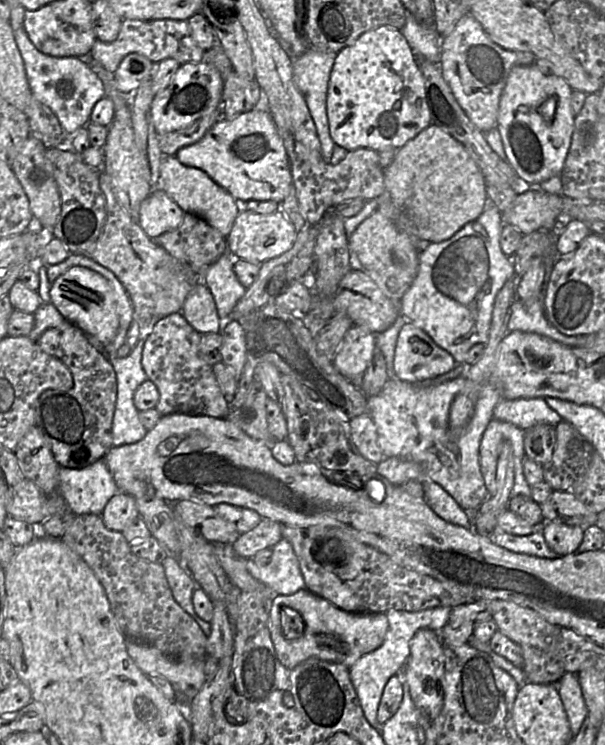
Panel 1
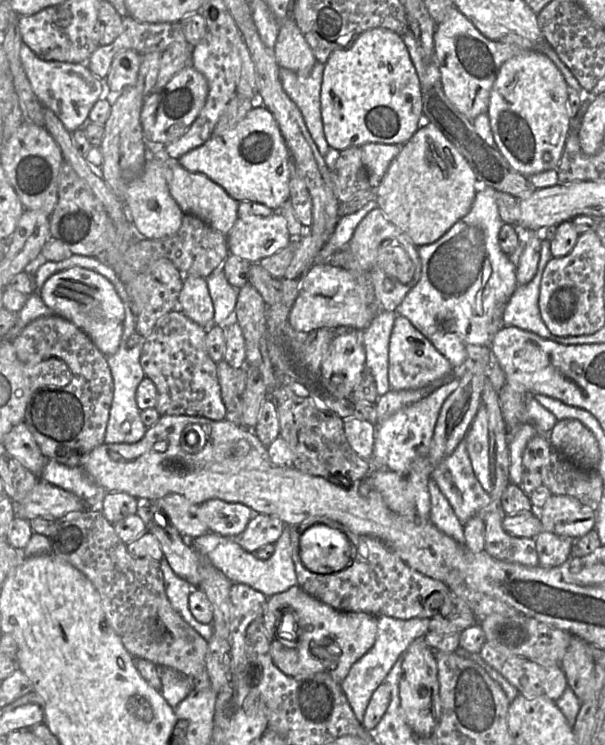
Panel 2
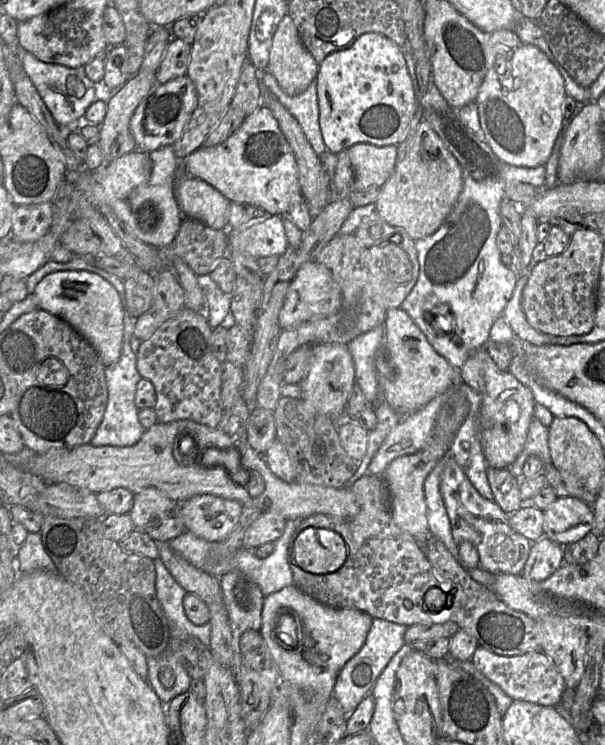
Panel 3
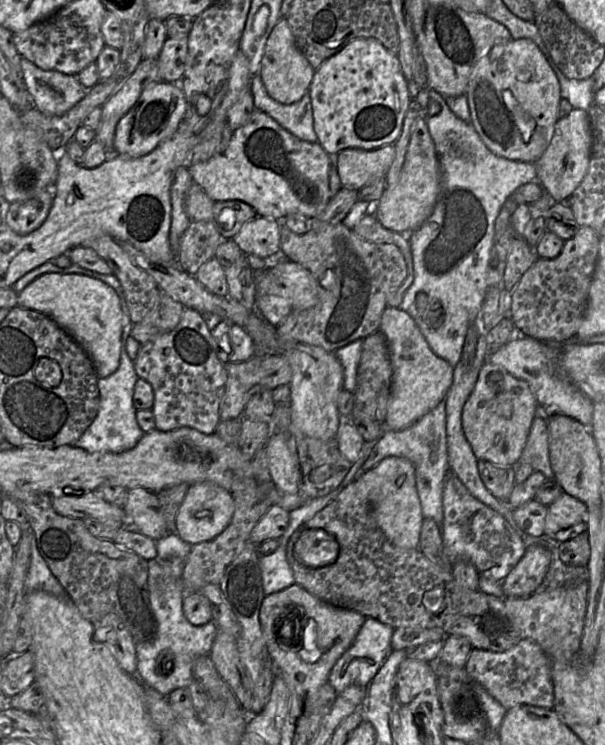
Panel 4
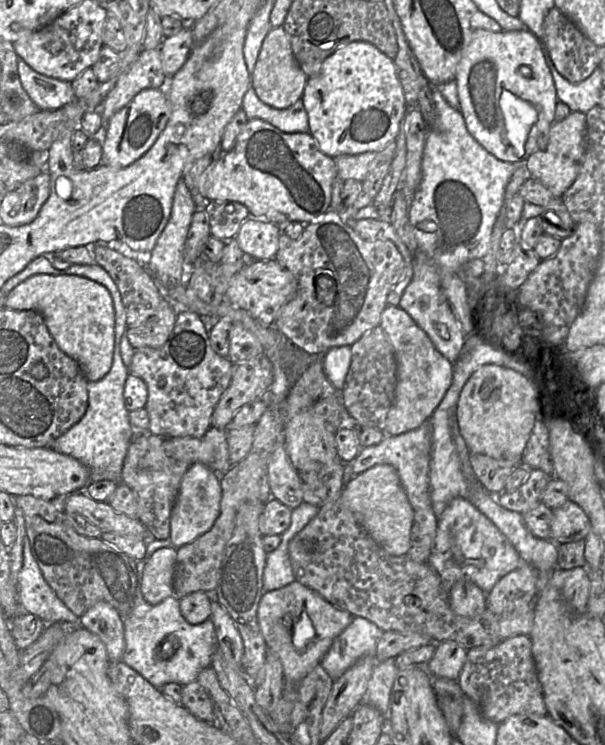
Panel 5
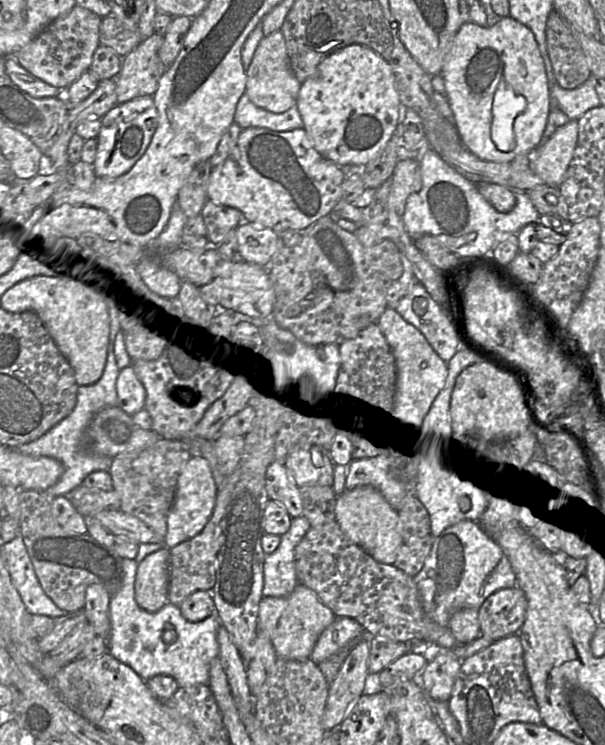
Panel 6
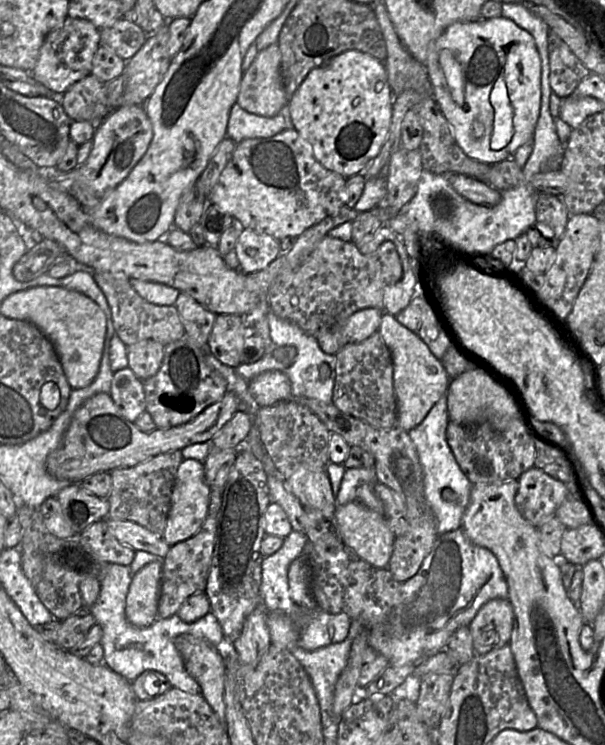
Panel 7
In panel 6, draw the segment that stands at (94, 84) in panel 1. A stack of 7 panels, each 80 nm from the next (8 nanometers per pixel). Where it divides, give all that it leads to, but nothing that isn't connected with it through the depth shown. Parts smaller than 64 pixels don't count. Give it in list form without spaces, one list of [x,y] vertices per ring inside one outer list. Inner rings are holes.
[[[6,57],[6,72],[11,80],[23,91],[35,98],[61,97],[63,91],[47,84],[43,80],[32,75],[21,66],[15,57]]]

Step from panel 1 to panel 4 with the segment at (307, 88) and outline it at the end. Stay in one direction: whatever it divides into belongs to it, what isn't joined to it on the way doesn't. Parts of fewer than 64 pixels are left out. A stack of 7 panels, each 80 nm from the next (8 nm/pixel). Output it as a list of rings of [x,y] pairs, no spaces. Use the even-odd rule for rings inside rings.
[[[258,74],[253,75],[250,90],[255,109],[268,114],[283,129],[295,137],[307,142],[317,142],[317,135],[313,128],[311,99],[308,91],[298,102],[290,105],[280,104],[267,94]]]

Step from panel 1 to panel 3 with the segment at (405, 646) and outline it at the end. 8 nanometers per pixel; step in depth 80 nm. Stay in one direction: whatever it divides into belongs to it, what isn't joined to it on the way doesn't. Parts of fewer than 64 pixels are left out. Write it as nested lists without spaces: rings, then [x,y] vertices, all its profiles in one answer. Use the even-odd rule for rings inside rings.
[[[373,618],[372,626],[364,645],[339,671],[333,688],[333,696],[340,702],[348,716],[370,694],[378,677],[392,657],[405,645],[404,635],[407,628],[405,625],[380,618]]]

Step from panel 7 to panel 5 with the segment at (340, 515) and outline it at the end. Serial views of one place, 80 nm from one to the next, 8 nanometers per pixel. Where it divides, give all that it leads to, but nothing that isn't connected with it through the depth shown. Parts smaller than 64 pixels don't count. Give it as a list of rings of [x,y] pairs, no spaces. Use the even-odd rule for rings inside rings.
[[[377,464],[354,476],[342,489],[341,499],[352,511],[359,525],[391,556],[405,556],[410,547],[410,531],[414,509],[401,484],[396,469],[389,464]]]

